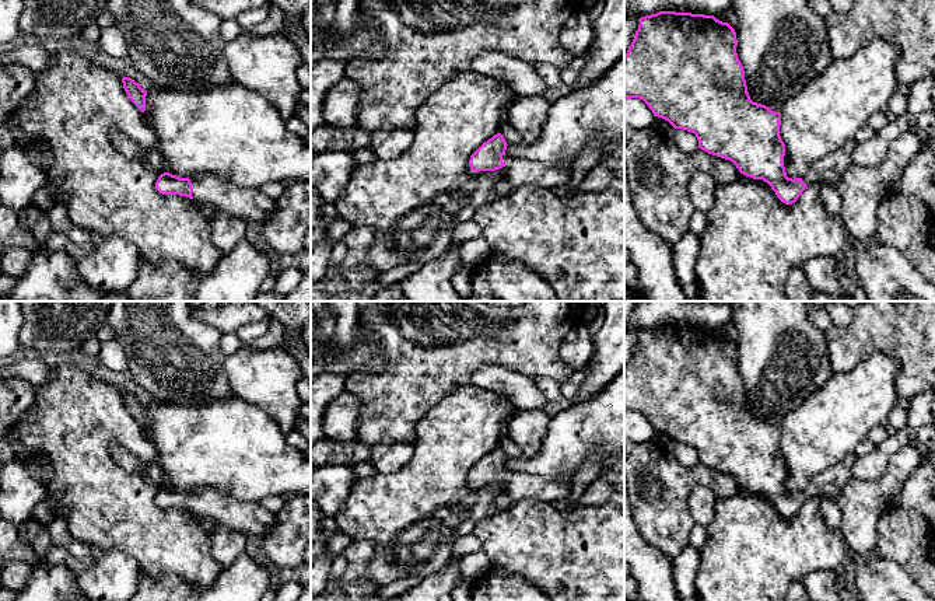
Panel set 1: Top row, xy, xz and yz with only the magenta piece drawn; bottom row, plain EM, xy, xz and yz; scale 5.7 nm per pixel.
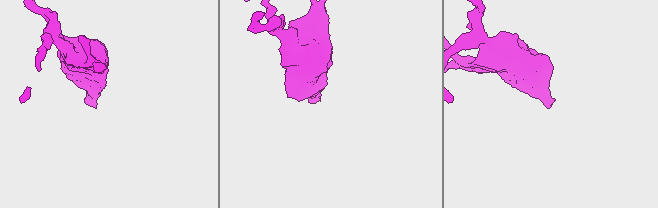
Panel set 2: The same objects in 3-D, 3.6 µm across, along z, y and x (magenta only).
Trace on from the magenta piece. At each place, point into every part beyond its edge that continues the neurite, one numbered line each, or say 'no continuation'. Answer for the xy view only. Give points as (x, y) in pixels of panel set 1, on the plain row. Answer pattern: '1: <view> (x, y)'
1: xy (209, 505)

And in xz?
1: xz (518, 485)

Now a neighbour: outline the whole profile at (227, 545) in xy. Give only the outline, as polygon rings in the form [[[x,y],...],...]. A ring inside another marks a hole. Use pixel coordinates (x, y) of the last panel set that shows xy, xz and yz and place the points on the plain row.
[[[216,527],[209,530],[210,552],[221,570],[228,569],[235,559],[245,551],[246,534]]]

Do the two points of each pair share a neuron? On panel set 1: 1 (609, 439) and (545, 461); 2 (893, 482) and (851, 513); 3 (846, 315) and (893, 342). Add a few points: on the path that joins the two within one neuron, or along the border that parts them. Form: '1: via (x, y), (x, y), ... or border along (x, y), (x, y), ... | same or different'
1: via (594, 439), (574, 439), (560, 453) | same
2: via (883, 491), (861, 505) | same
3: border along (854, 315), (847, 324), (833, 327) | different

